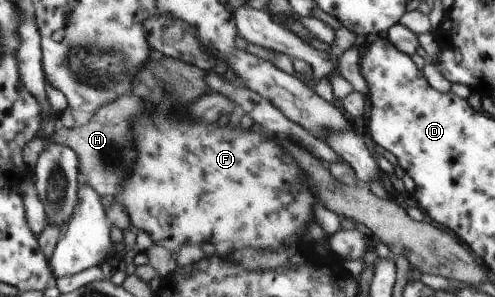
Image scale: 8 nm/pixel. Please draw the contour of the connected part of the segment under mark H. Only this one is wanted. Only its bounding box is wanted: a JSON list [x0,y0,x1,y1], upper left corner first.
[23,93,147,230]

